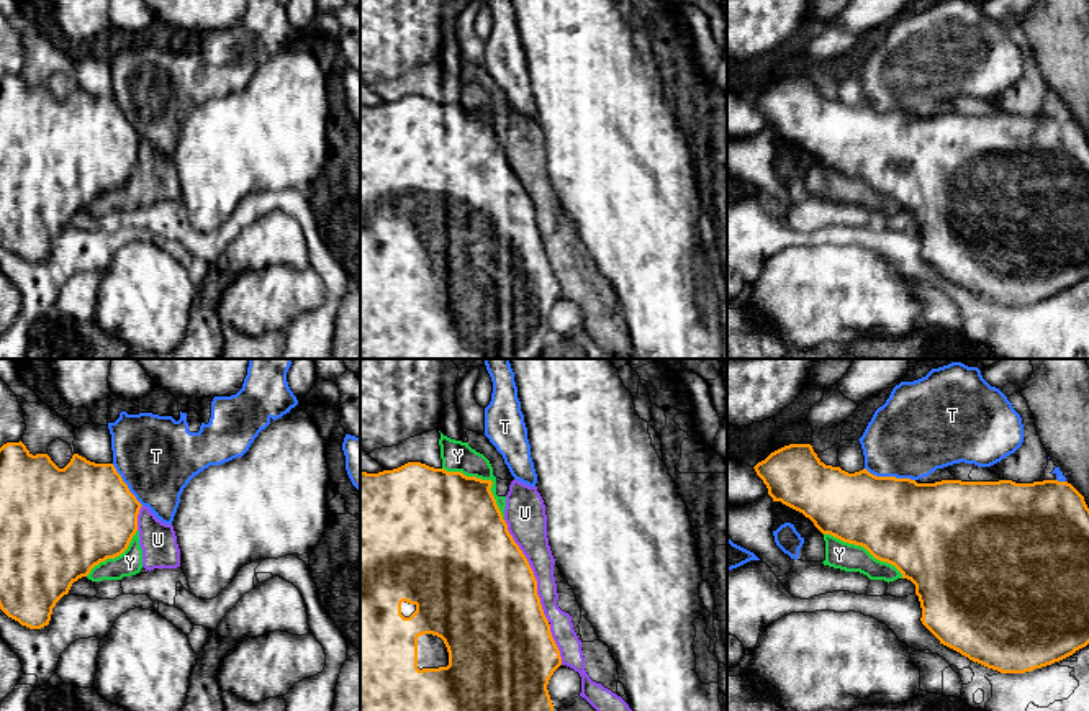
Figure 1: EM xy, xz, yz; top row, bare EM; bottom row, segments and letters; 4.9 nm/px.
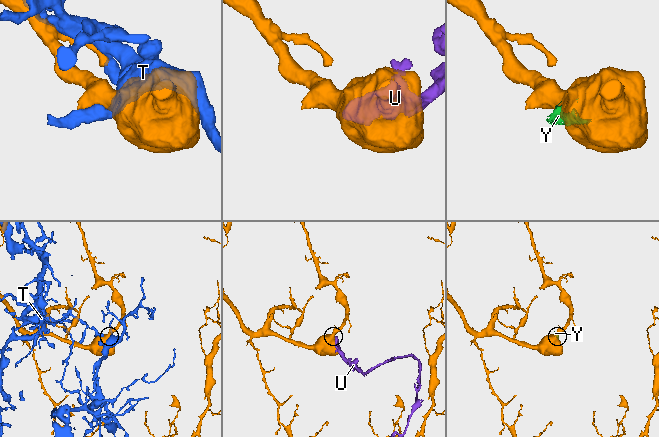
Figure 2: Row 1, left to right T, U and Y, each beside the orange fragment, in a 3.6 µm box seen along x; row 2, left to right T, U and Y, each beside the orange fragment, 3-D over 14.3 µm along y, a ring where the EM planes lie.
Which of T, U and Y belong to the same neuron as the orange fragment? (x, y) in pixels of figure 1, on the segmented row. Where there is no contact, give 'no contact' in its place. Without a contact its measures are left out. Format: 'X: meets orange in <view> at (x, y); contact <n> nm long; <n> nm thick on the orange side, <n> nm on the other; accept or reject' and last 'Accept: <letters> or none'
T: meets orange in yz at (890, 477); contact 260 nm long; 420 nm thick on the orange side, 420 nm on the other; reject
U: meets orange in xz at (531, 570); contact 550 nm long; 500 nm thick on the orange side, 200 nm on the other; reject
Y: meets orange in xz at (487, 480); contact 400 nm long; 440 nm thick on the orange side, 150 nm on the other; reject
Accept: none

